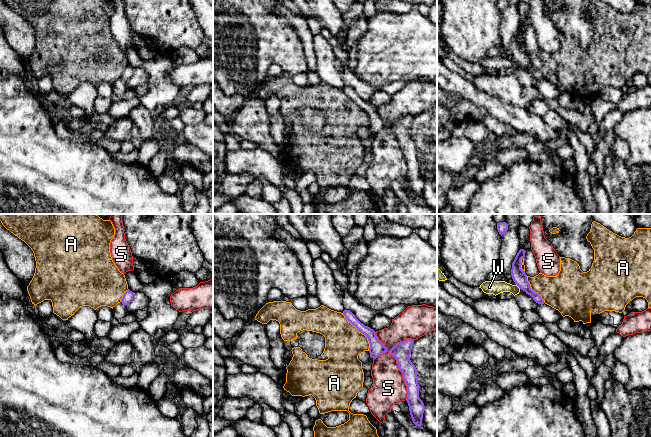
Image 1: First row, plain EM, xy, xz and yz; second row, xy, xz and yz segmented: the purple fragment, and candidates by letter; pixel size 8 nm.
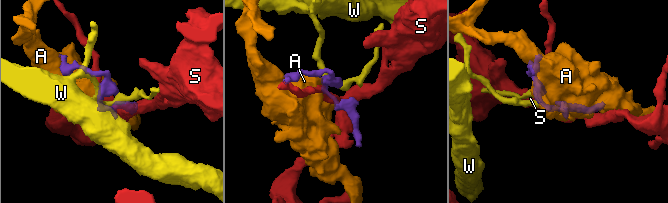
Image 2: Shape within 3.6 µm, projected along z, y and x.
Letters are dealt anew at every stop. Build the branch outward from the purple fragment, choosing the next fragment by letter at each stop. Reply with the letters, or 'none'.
none

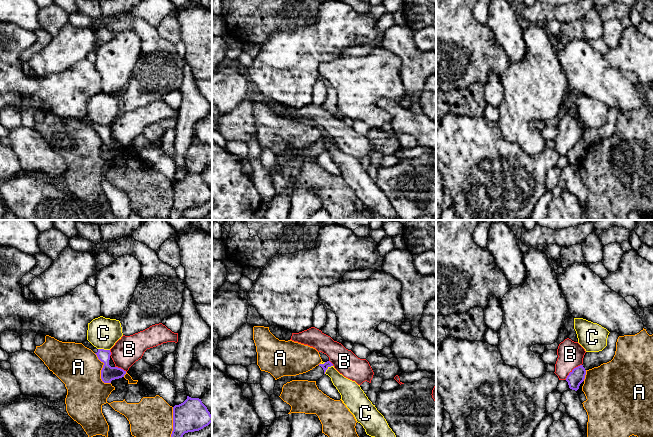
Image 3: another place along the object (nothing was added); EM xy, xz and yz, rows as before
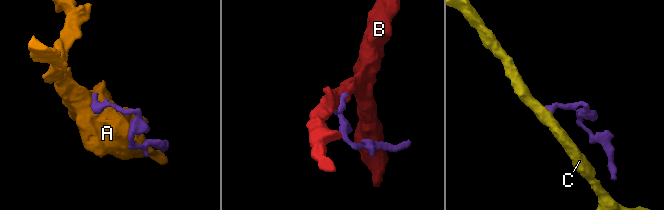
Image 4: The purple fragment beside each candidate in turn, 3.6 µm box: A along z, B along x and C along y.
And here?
none

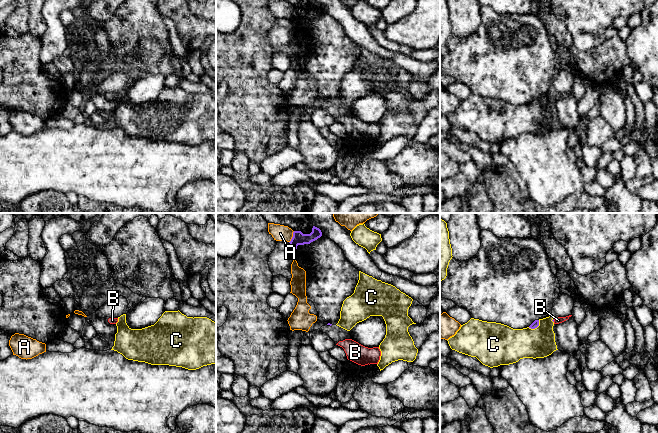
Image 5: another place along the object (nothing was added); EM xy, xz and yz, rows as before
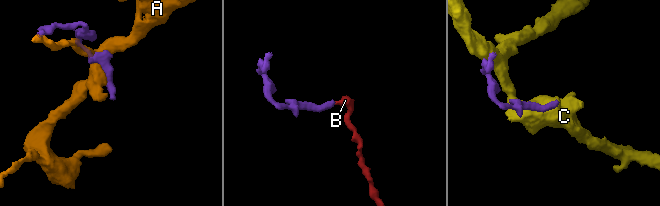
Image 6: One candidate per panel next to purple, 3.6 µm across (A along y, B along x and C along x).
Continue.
B

